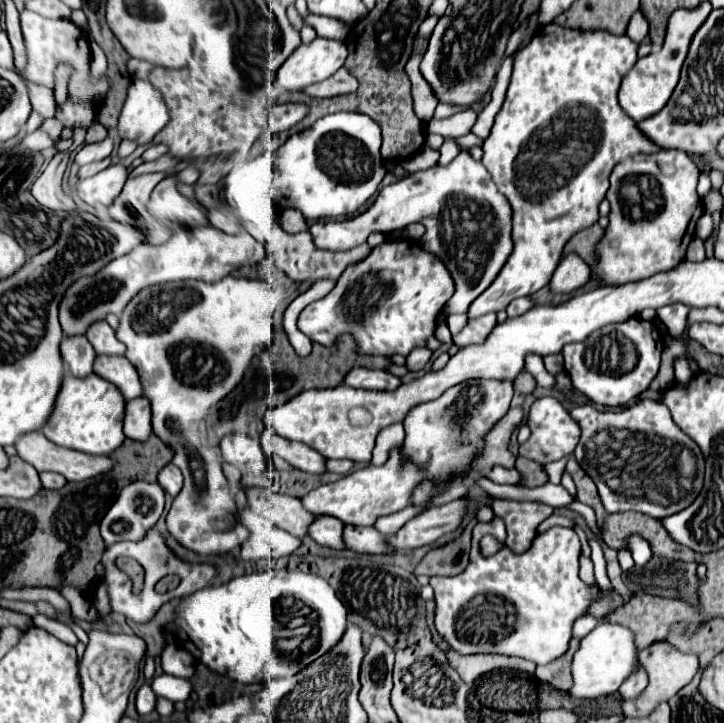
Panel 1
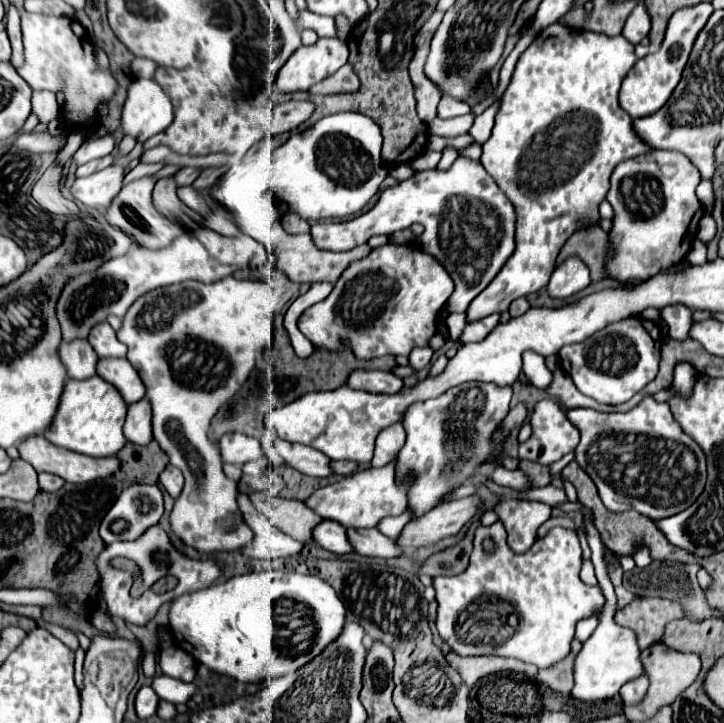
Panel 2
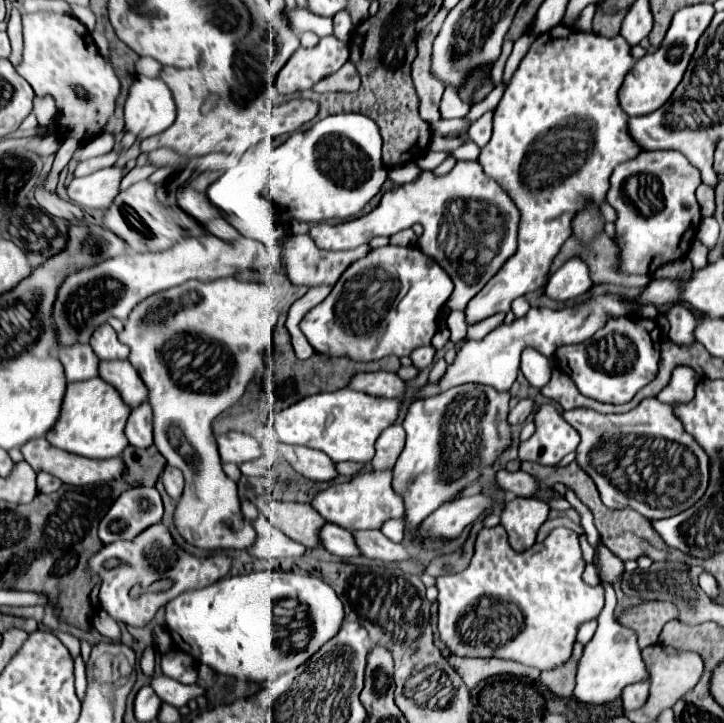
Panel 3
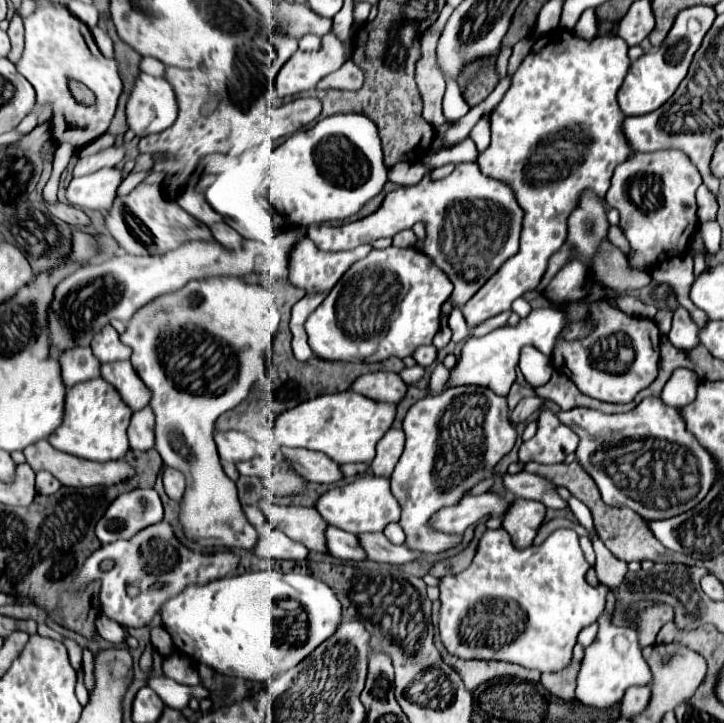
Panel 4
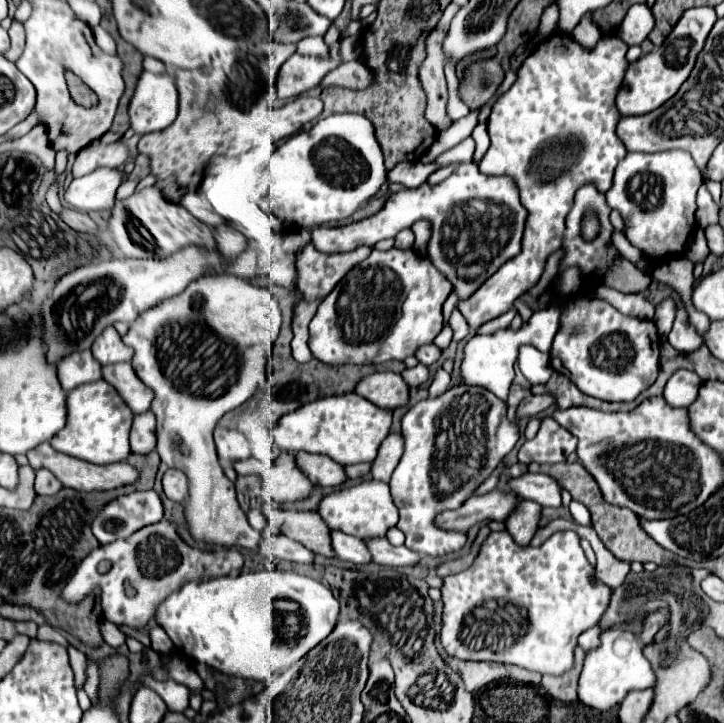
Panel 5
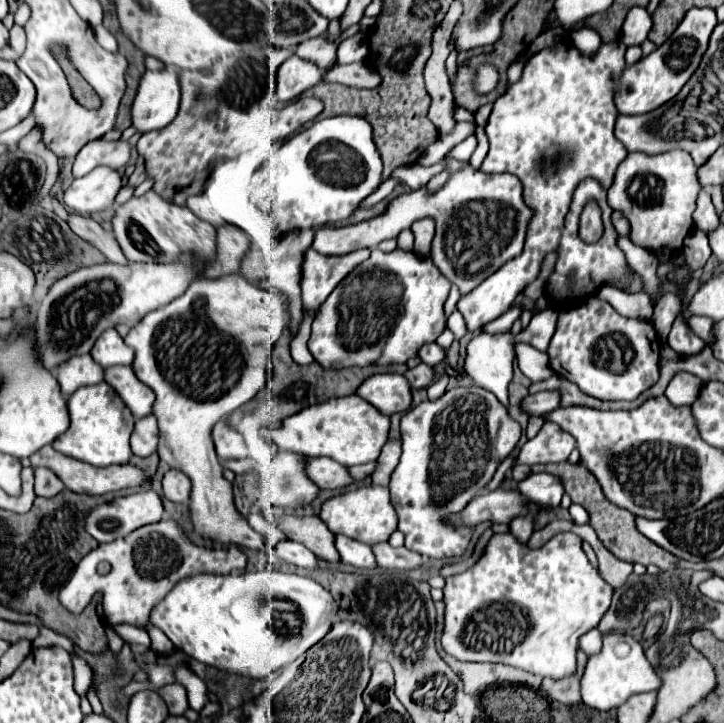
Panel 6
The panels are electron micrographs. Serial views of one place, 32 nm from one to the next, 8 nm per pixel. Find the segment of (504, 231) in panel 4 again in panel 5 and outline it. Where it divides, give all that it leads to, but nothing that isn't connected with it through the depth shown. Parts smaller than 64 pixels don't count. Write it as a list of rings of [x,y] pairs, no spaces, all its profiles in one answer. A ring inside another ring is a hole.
[[[460,164],[450,178],[434,188],[426,182],[420,188],[392,194],[384,208],[366,220],[340,228],[312,228],[312,244],[324,254],[350,252],[358,246],[374,248],[376,242],[396,238],[400,230],[410,228],[416,220],[430,220],[433,231],[427,256],[452,282],[460,300],[464,300],[478,290],[478,286],[488,280],[504,262],[520,254],[526,218],[528,210],[520,202],[518,184],[514,178],[486,176],[474,164]]]

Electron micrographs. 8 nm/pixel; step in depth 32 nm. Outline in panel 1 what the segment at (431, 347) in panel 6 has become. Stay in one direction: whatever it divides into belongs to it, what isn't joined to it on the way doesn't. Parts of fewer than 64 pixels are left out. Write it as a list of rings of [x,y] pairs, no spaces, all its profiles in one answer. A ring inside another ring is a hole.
[[[414,348],[414,350],[408,354],[408,358],[406,358],[408,370],[414,370],[414,372],[422,370],[422,368],[428,364],[430,356],[432,356],[432,350],[430,350],[430,348]]]

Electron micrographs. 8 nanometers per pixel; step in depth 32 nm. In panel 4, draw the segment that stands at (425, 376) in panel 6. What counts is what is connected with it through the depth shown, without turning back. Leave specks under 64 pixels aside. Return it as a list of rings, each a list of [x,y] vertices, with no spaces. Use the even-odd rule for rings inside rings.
[[[412,366],[412,368],[404,368],[404,370],[400,372],[400,378],[402,378],[406,384],[416,384],[416,382],[420,382],[420,380],[424,378],[424,374],[426,374],[426,370],[424,370],[422,366]]]

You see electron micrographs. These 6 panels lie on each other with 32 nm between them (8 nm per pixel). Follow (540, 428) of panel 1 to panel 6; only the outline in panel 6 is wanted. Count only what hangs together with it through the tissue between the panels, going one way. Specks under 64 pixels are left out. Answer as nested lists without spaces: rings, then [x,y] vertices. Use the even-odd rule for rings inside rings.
[[[546,422],[538,436],[528,440],[516,458],[516,464],[552,464],[552,462],[566,462],[570,452],[574,450],[574,438],[566,434],[560,426]]]

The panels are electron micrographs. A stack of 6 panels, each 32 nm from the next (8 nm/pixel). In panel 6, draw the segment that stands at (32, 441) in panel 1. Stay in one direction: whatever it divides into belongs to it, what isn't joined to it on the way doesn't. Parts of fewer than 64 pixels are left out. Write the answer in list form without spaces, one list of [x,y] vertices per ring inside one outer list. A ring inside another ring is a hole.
[[[46,446],[46,450],[34,454],[34,458],[30,458],[30,462],[32,462],[32,468],[46,466],[46,468],[54,470],[60,476],[60,480],[66,484],[66,488],[76,492],[76,494],[102,496],[102,494],[108,494],[108,492],[118,492],[118,490],[126,490],[126,488],[138,488],[138,486],[142,486],[146,482],[144,470],[134,466],[134,464],[94,468],[94,466],[86,466],[86,462],[74,462],[74,458],[66,458],[64,454],[58,454],[52,446]]]

